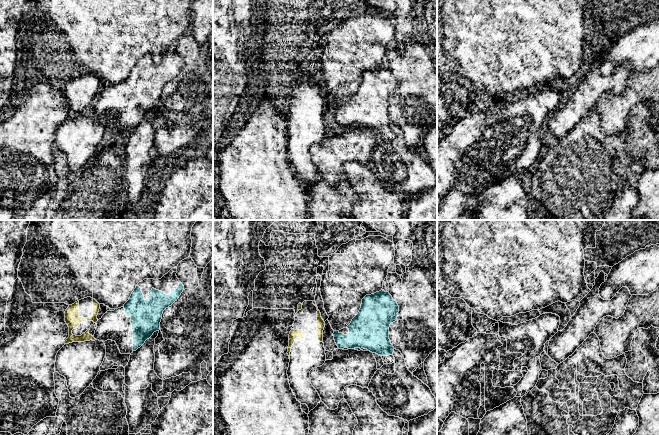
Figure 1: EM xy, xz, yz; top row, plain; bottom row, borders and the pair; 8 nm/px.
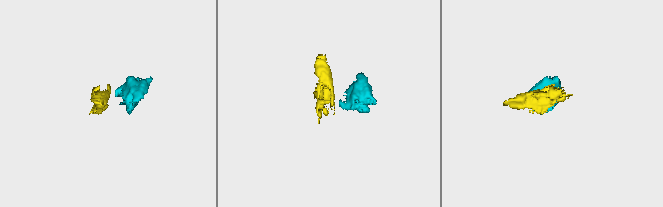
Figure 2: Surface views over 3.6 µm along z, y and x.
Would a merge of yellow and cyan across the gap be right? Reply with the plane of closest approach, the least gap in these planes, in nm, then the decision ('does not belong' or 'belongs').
xz | 90 nm | does not belong

